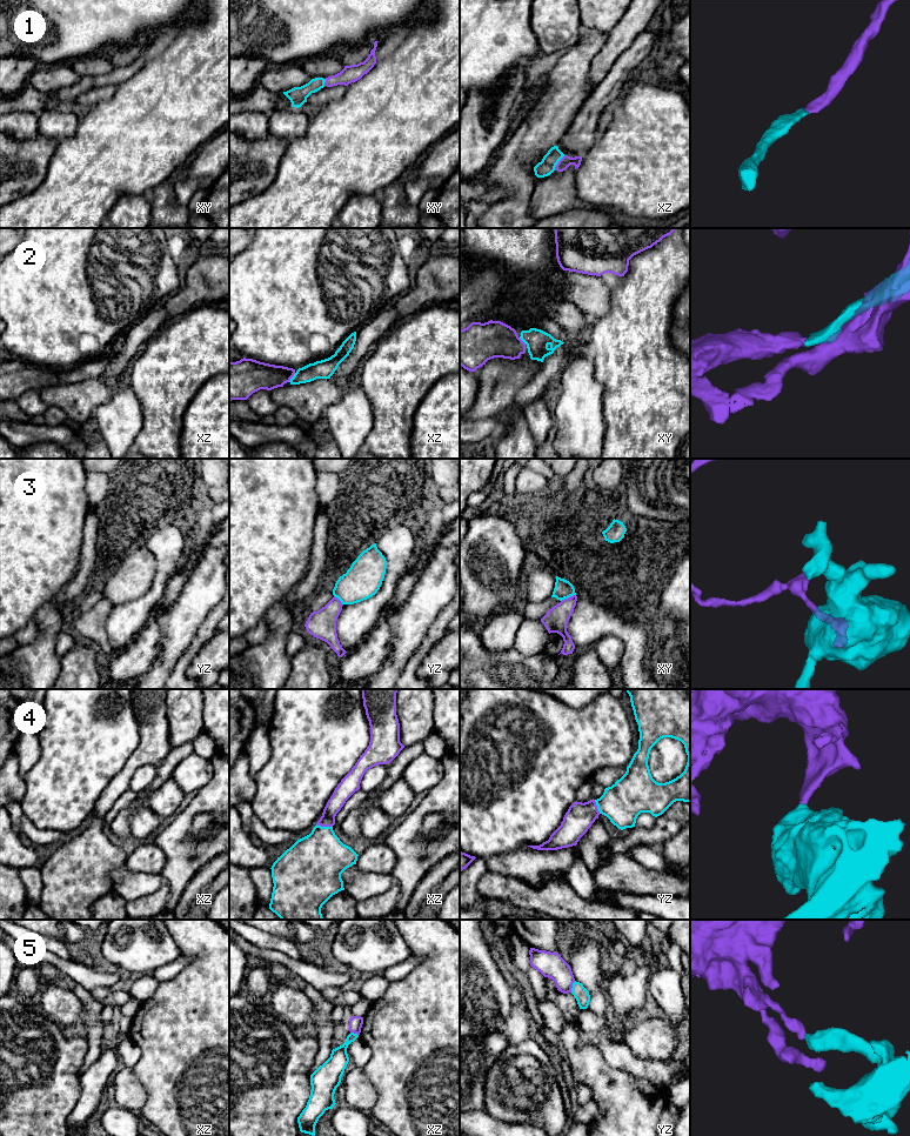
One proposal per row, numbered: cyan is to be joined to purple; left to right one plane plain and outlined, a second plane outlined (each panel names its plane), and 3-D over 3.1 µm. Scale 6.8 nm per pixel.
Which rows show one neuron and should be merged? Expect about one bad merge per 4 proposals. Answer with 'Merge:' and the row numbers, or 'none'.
Merge: 1, 2, 4

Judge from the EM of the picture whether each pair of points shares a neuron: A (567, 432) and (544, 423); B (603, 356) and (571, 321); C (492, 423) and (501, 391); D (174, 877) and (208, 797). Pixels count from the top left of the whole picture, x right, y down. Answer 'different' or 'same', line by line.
A: different
B: different
C: different
D: same

